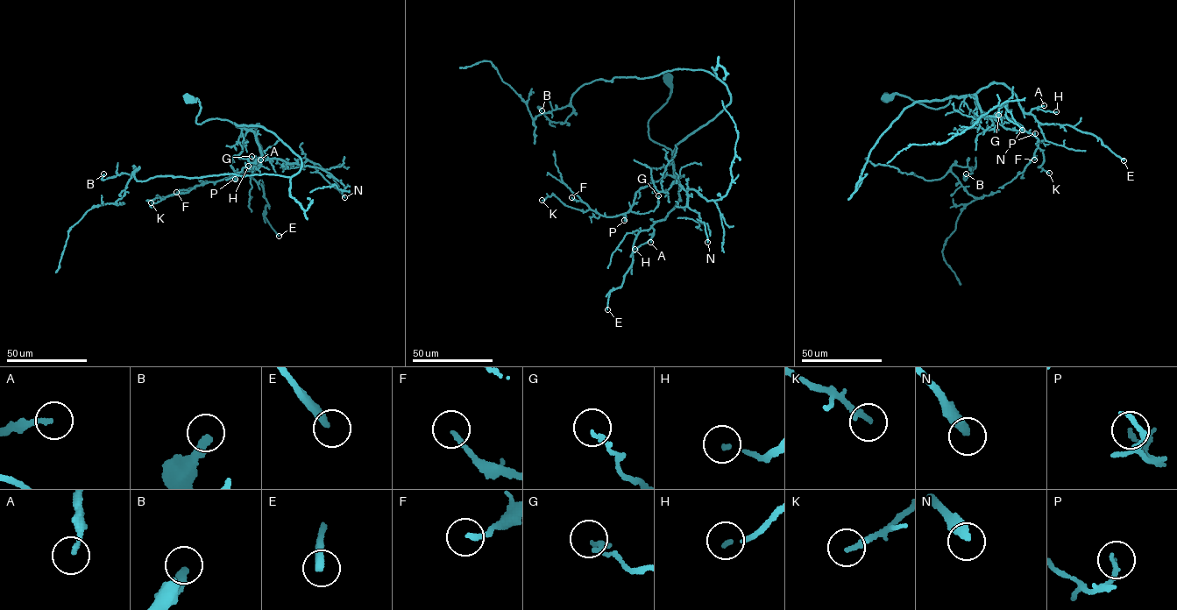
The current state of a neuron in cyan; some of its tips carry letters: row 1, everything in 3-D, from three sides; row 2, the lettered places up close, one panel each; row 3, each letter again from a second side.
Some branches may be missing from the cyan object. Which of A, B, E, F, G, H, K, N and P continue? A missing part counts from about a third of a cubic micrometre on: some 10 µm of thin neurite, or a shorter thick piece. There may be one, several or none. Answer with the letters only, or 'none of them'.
A, H, N

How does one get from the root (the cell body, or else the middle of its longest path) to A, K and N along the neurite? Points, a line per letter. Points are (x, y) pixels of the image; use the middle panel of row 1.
A: (669, 77), (670, 96), (648, 120), (648, 134), (671, 152), (678, 199), (665, 218), (654, 223), (650, 242)
K: (669, 77), (648, 134), (671, 152), (673, 176), (639, 189), (614, 216), (542, 200)
N: (669, 77), (670, 95), (648, 120), (648, 135), (671, 152), (677, 180), (672, 182), (686, 192), (707, 242)

